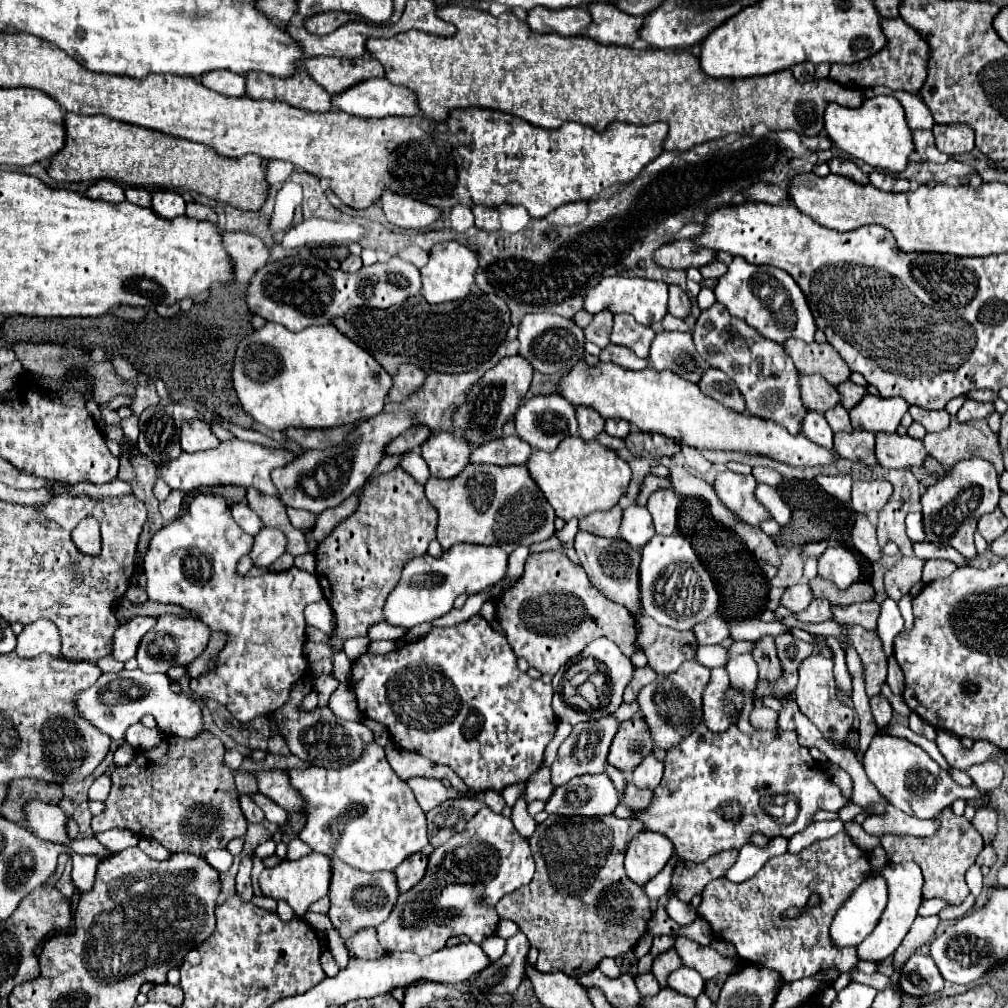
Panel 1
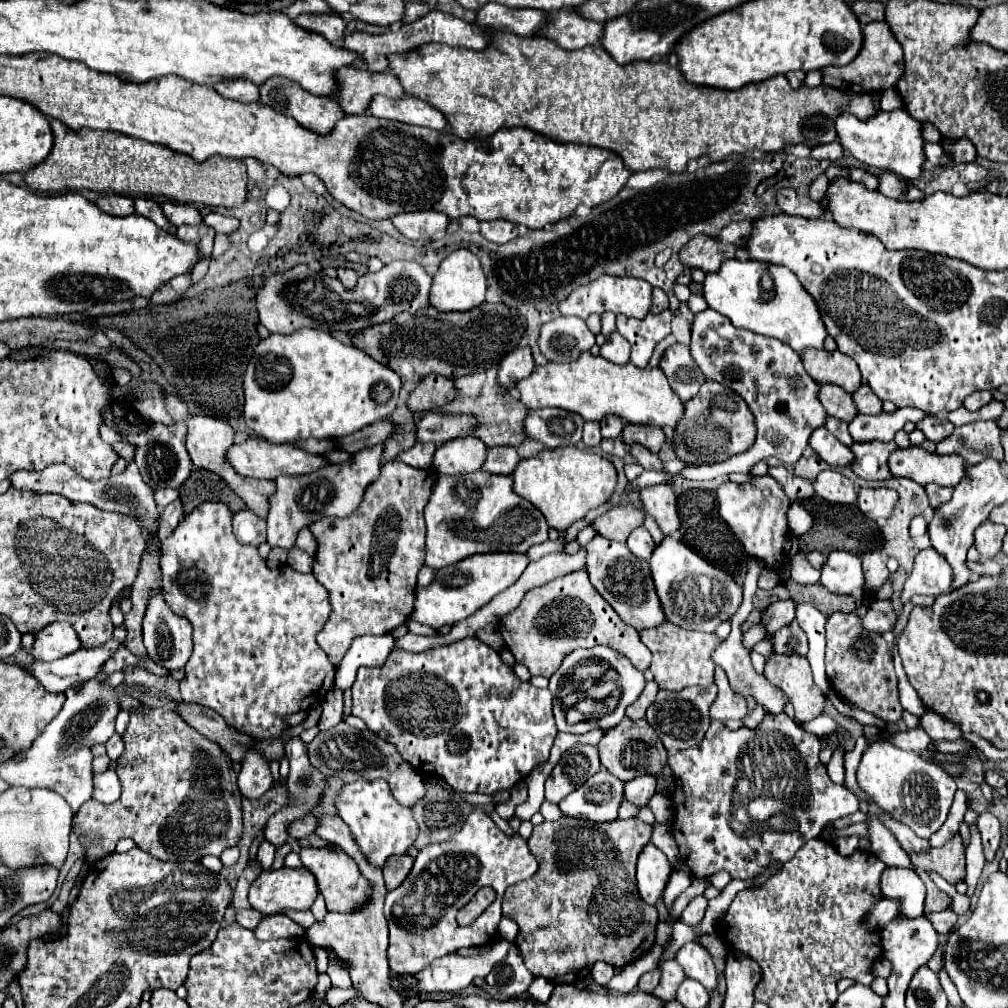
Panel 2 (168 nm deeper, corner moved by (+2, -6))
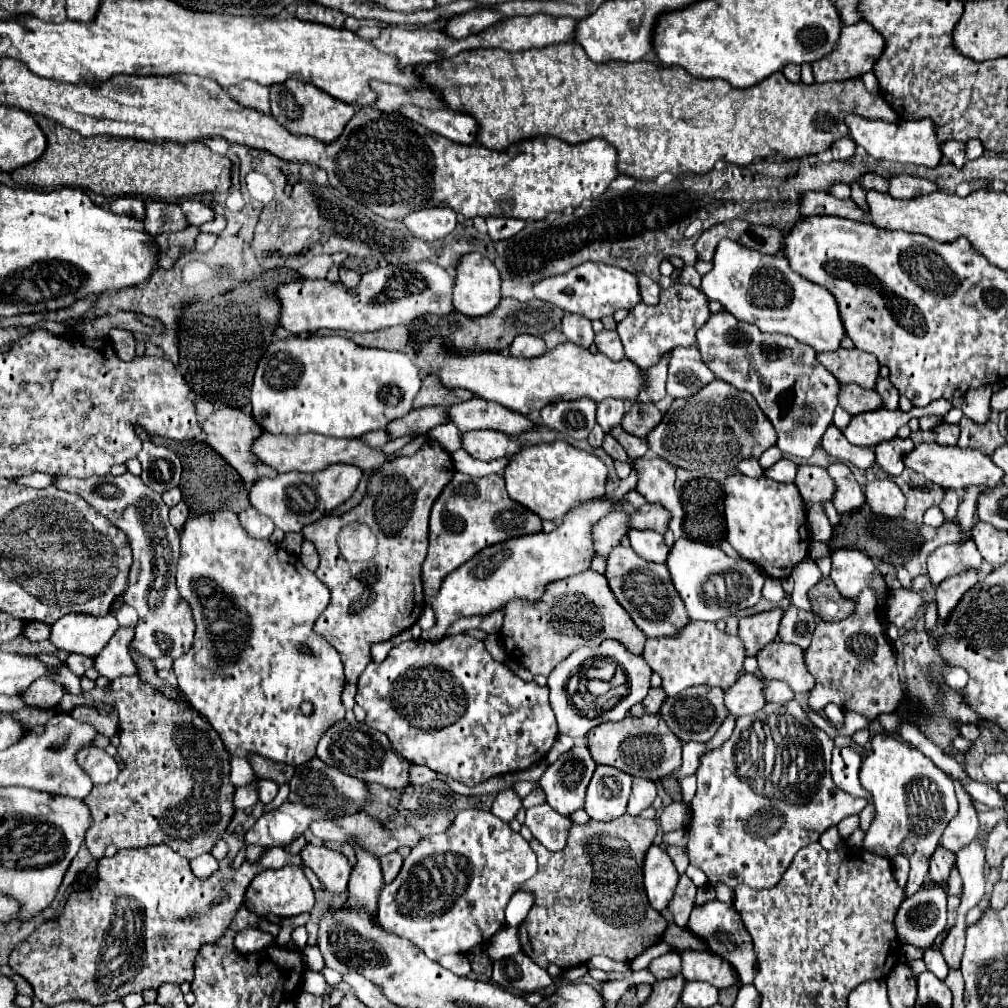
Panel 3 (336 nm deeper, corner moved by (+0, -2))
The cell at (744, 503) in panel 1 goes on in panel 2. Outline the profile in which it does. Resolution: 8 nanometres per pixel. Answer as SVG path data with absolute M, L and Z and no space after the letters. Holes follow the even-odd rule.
M754 477L752 481L738 485L732 481L726 481L718 487L718 513L720 517L730 525L732 533L742 543L744 551L756 559L760 559L766 567L778 571L786 561L784 555L784 541L788 535L786 525L786 511L790 507L790 499L786 493L772 481L772 477Z

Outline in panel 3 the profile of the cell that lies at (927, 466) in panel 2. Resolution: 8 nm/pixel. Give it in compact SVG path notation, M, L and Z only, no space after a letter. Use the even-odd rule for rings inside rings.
M922 443L904 459L906 467L918 469L926 479L942 485L944 489L966 489L966 487L996 487L1000 485L1004 471L994 465L994 461L980 453L978 449L960 449L960 447L942 447L938 443Z

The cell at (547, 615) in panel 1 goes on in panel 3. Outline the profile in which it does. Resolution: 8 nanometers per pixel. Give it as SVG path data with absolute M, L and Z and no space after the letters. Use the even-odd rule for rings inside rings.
M588 569L586 573L578 573L574 577L568 577L566 581L560 581L558 585L550 585L546 589L542 601L538 605L526 605L526 601L510 601L504 609L504 625L500 631L500 641L506 649L506 653L514 659L518 659L532 675L544 675L548 677L552 669L564 661L572 651L580 647L598 647L606 639L616 639L626 645L632 653L642 653L646 635L636 627L636 623L630 619L626 609L616 601L614 593L608 587L608 581L604 575Z

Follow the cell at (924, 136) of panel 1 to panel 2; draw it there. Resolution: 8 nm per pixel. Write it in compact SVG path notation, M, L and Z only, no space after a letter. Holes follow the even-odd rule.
M924 143L924 155L926 155L926 159L930 161L930 163L934 163L934 165L940 165L942 163L942 147L940 147L940 143Z

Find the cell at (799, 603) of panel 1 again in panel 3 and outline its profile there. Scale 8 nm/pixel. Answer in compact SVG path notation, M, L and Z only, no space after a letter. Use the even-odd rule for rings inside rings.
M774 609L738 621L738 637L744 643L746 655L758 655L762 645L776 639L780 619L782 619L782 609Z

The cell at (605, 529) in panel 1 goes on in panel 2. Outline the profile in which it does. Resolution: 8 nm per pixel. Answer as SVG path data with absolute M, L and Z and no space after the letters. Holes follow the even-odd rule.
M612 507L604 515L596 517L592 521L592 527L598 531L598 535L610 539L610 541L620 541L626 543L628 535L632 529L642 525L642 511L634 507Z

